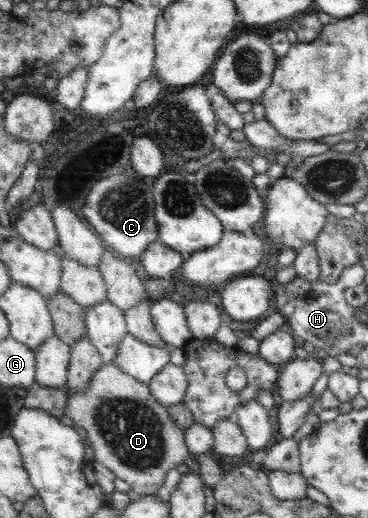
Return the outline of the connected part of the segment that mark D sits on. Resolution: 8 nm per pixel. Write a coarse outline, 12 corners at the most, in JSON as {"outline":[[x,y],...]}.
{"outline":[[102,362],[65,415],[137,497],[187,458],[147,385]]}

